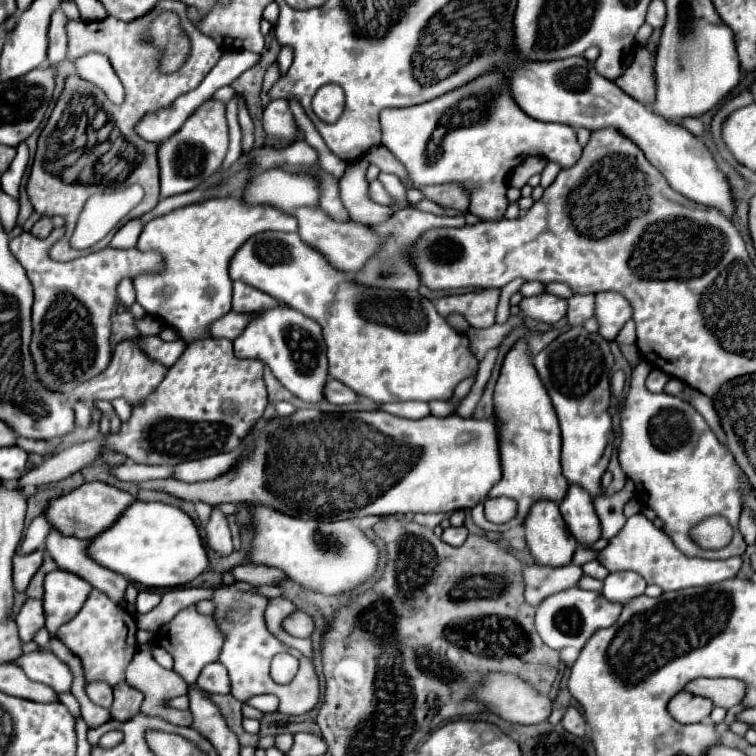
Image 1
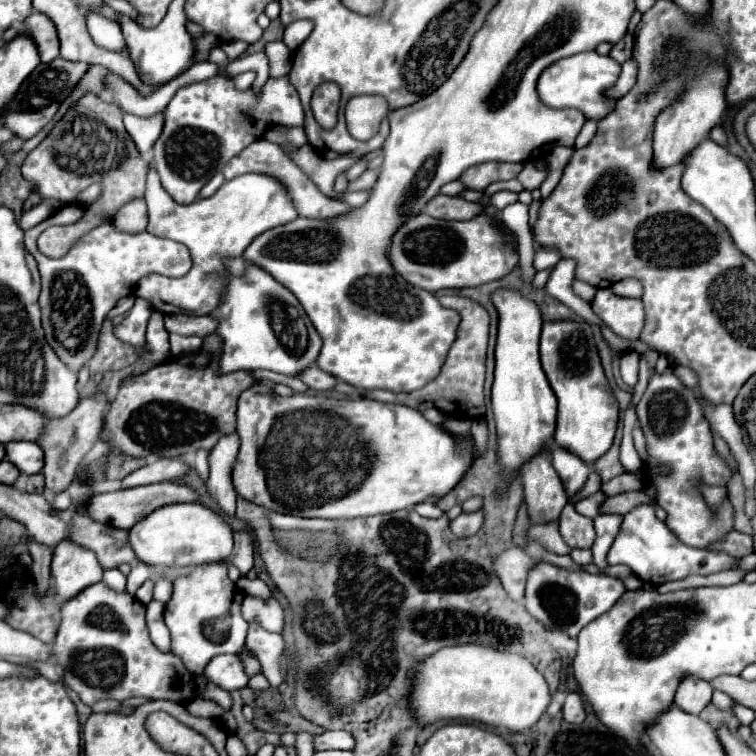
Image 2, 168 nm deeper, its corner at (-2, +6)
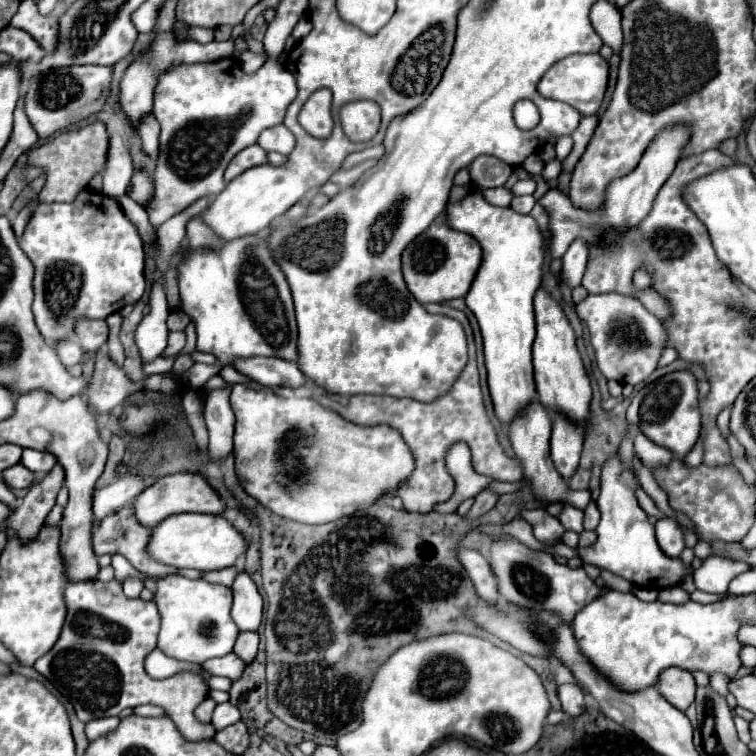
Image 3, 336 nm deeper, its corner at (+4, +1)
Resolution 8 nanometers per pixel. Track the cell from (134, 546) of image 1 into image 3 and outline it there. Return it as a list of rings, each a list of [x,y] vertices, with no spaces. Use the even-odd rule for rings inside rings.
[[[176,514],[166,518],[162,524],[154,528],[154,536],[150,538],[150,556],[154,556],[162,564],[170,564],[176,568],[196,568],[200,572],[210,570],[222,570],[236,564],[238,556],[242,556],[248,550],[250,542],[224,518],[216,514]]]

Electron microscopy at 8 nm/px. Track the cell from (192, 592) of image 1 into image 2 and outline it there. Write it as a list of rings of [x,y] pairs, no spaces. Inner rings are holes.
[[[160,579],[156,581],[156,587],[154,587],[154,599],[160,601],[162,605],[166,605],[170,599],[172,599],[172,581],[170,579]]]

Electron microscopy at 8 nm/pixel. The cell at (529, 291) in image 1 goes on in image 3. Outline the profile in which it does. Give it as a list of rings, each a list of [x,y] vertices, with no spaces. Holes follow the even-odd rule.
[[[576,238],[576,240],[570,244],[568,252],[564,254],[562,262],[564,262],[564,264],[562,264],[560,276],[562,276],[572,288],[580,286],[582,276],[584,276],[584,270],[586,270],[586,262],[588,262],[588,246],[586,246],[586,242],[584,242],[582,238]]]

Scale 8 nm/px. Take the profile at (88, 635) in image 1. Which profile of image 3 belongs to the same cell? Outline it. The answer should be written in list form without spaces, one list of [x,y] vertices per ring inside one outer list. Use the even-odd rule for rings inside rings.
[[[118,580],[68,582],[64,598],[68,616],[62,634],[54,648],[36,660],[34,668],[70,700],[80,722],[118,716],[130,706],[154,704],[168,712],[186,740],[214,737],[213,725],[198,722],[194,716],[194,708],[208,696],[210,674],[204,670],[198,674],[178,672],[174,678],[154,680],[144,670],[144,658],[156,648],[160,630],[160,614],[152,600],[144,602],[140,598],[126,598]]]

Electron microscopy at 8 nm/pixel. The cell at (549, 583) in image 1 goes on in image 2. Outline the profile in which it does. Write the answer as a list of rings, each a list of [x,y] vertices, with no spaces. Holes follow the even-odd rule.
[[[512,547],[508,551],[502,551],[502,555],[498,555],[496,573],[500,573],[502,585],[512,599],[524,601],[526,579],[536,563],[540,563],[540,559],[530,557],[522,547]]]

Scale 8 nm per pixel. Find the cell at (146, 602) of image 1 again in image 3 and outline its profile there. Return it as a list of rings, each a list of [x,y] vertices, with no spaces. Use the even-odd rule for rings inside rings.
[[[126,578],[126,580],[122,582],[122,586],[124,586],[124,594],[126,594],[128,598],[138,598],[140,592],[142,592],[142,588],[144,588],[144,584],[142,584],[140,578]]]

